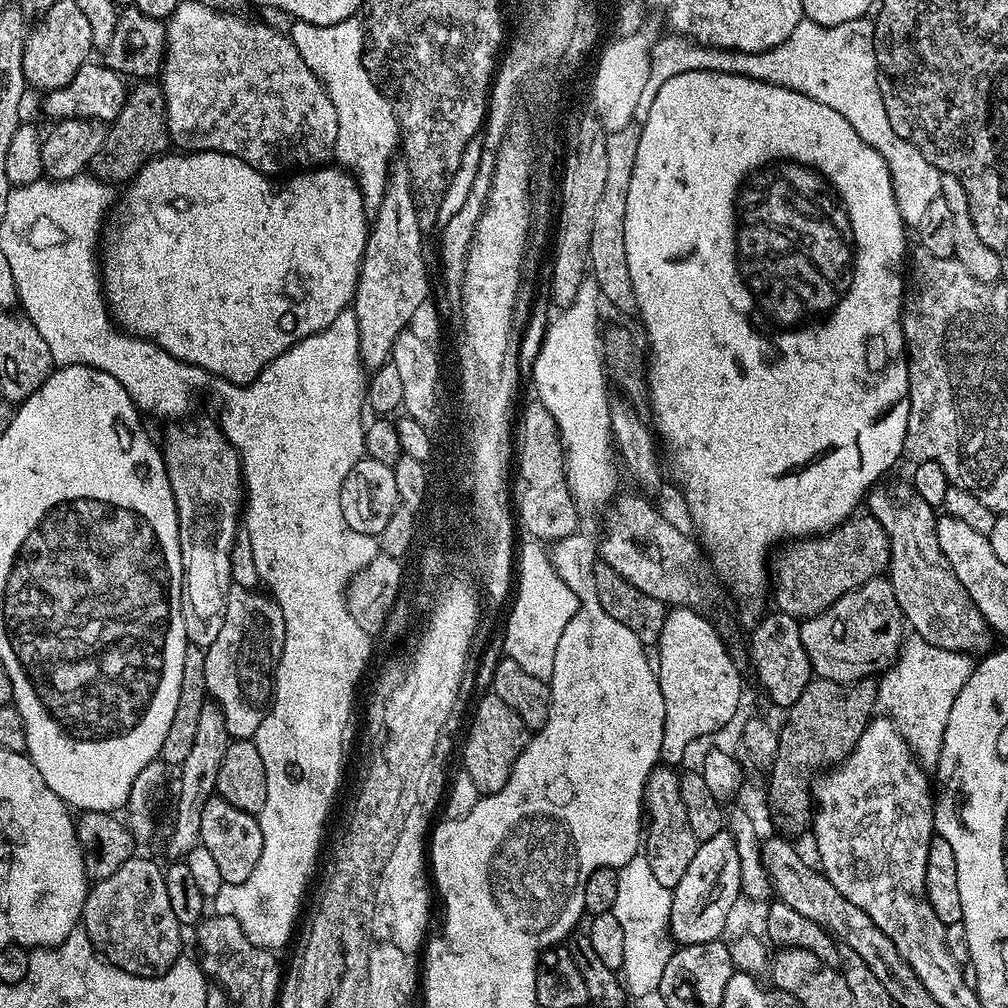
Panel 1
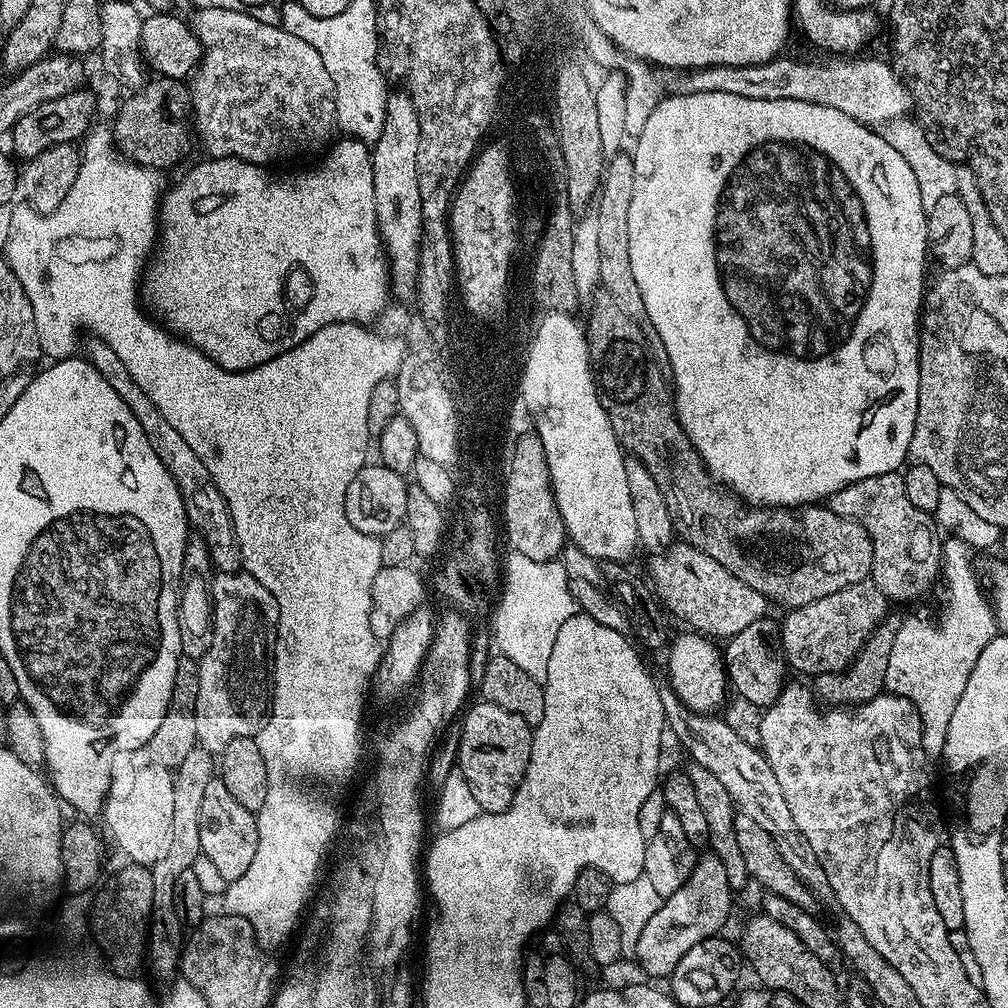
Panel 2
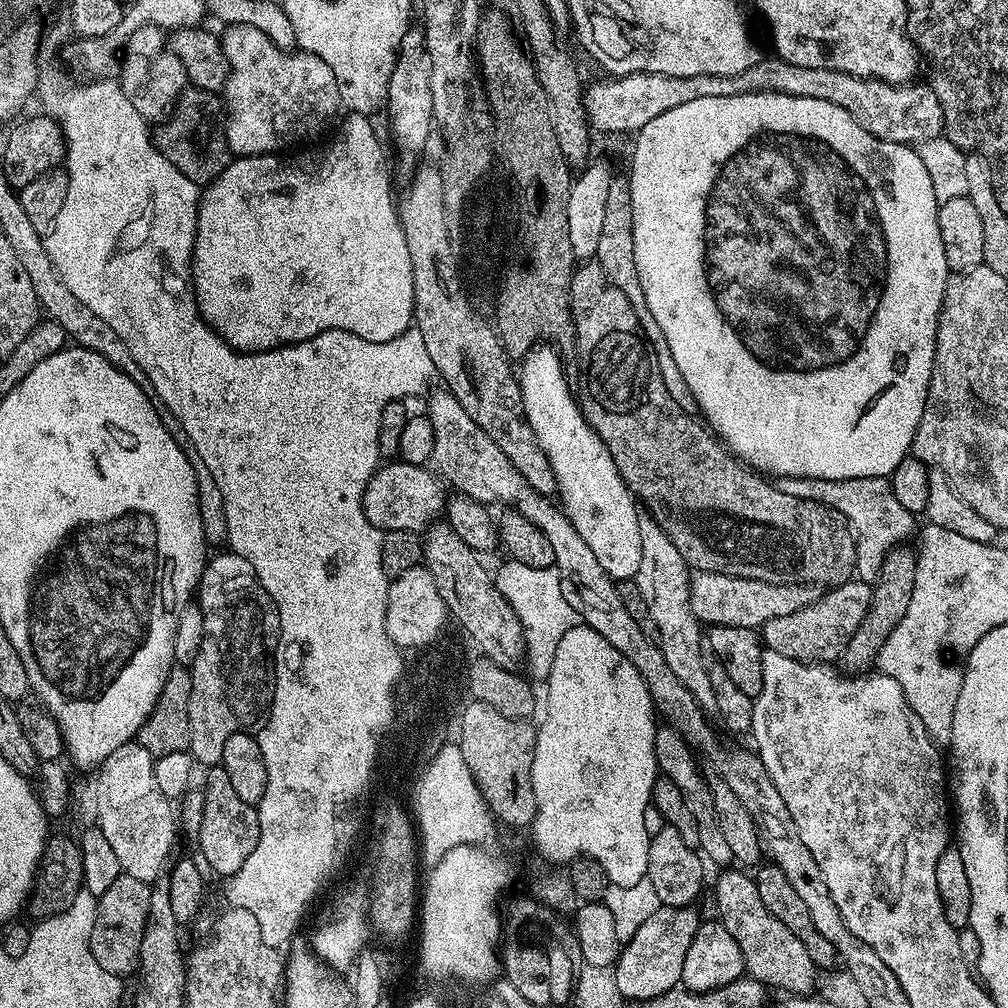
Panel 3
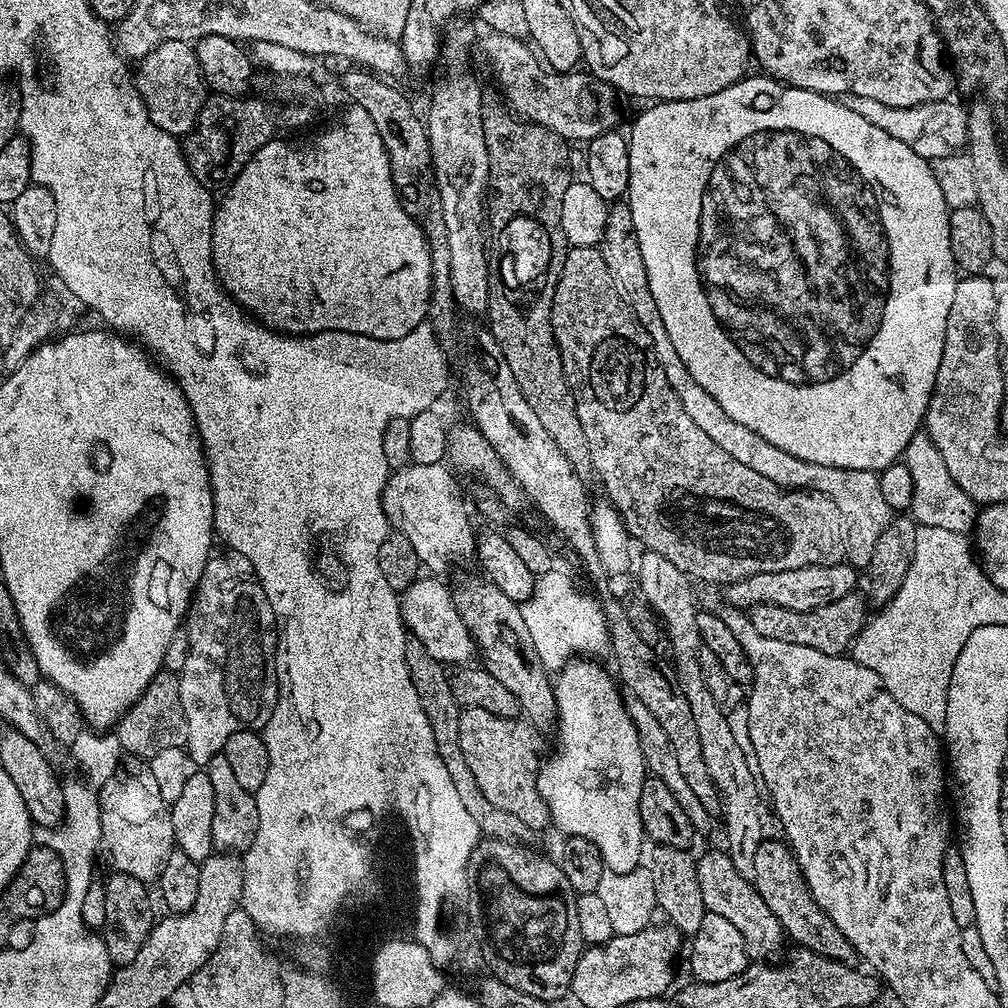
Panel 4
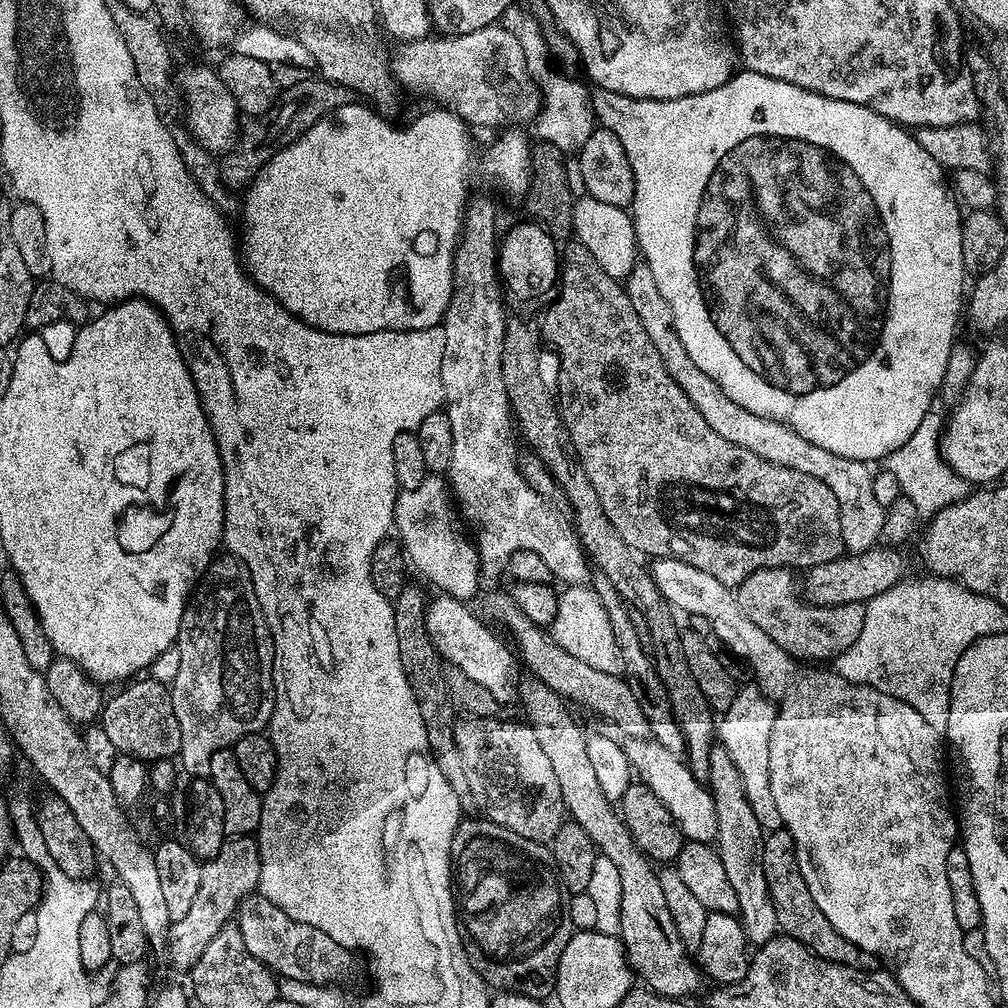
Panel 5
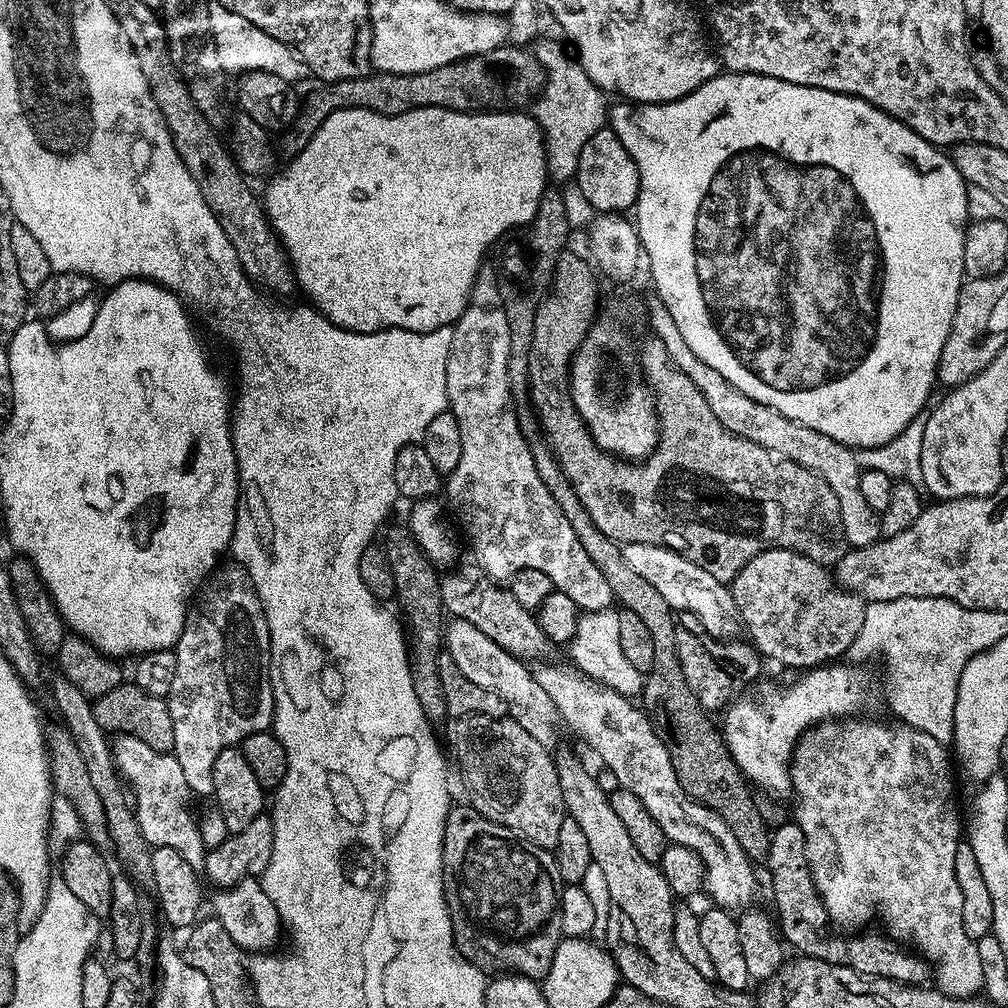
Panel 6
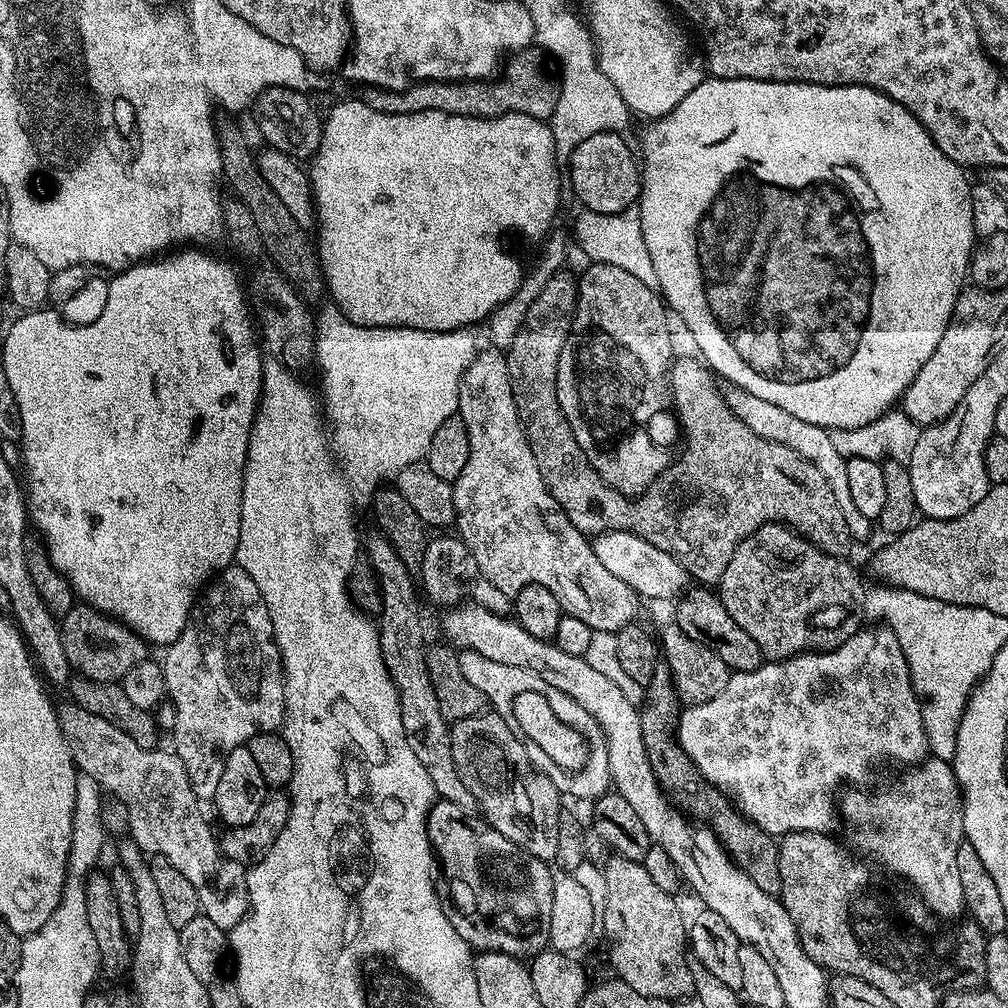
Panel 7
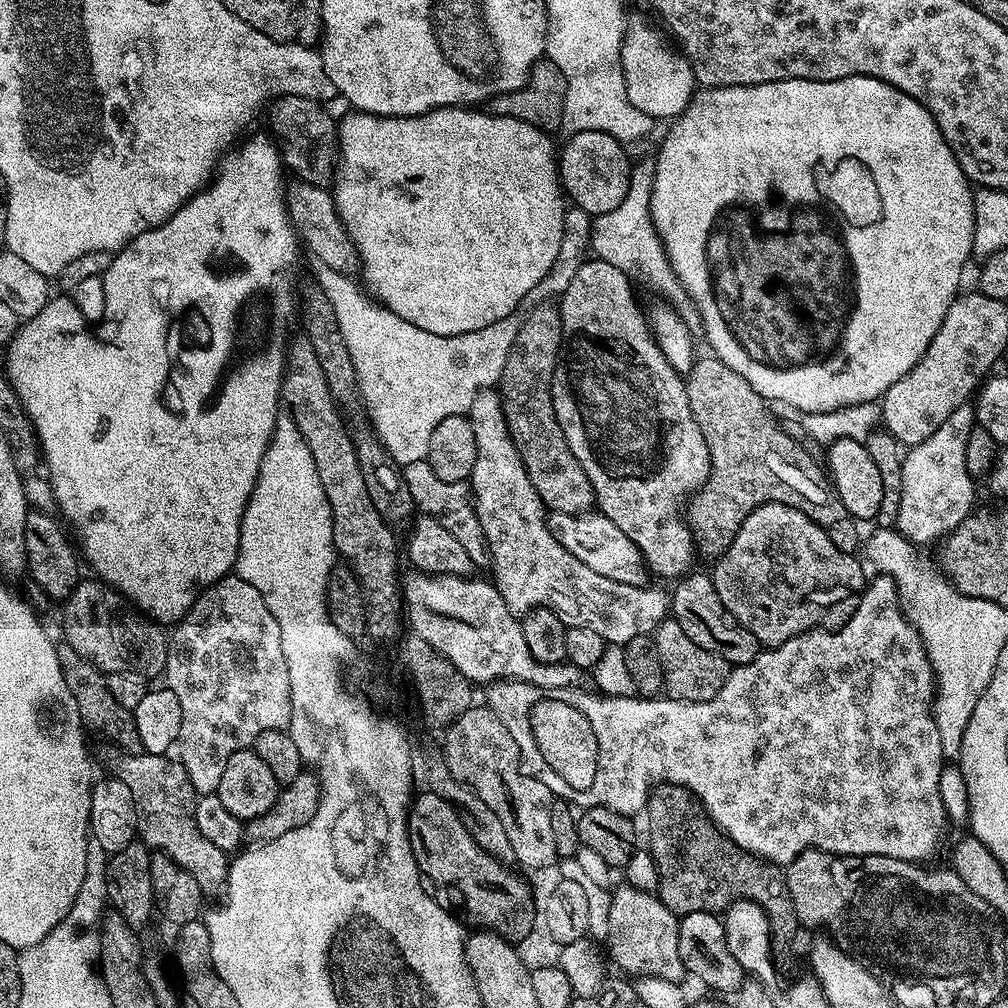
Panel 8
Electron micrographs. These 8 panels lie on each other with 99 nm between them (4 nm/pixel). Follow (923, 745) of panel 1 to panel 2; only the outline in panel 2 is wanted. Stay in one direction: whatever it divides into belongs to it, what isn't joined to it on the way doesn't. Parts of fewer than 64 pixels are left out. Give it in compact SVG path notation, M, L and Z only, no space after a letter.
M948 538L942 544L944 559L942 561L942 588L944 584L944 605L940 608L940 621L935 624L924 616L912 616L905 619L898 630L898 638L894 638L894 650L888 655L888 665L884 675L884 688L889 693L904 696L916 708L920 715L920 729L924 732L924 749L929 757L940 758L944 754L944 743L950 726L950 718L954 714L954 706L958 706L958 698L962 698L962 690L966 690L966 682L986 646L998 634L996 613L989 597L984 597L980 589L980 580L976 577L976 568L972 565L973 549L964 541Z

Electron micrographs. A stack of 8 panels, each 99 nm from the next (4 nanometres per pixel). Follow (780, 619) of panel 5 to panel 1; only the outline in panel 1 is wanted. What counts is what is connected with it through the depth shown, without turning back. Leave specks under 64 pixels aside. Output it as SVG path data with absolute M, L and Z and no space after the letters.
M877 578L848 591L818 615L807 617L800 624L800 637L819 679L853 684L867 679L875 668L887 669L897 659L904 628L906 632L906 621L894 599L892 583Z

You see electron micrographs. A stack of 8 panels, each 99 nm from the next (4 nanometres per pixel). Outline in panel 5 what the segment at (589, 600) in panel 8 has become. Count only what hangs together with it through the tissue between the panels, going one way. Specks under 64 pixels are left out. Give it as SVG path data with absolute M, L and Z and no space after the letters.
M488 200L467 201L464 218L462 221L462 231L460 233L460 242L456 245L456 257L454 258L454 278L452 279L452 297L448 303L448 309L442 321L446 346L442 350L442 390L444 391L443 411L448 413L450 418L450 430L454 434L454 458L450 458L450 466L446 473L447 483L450 485L450 491L458 505L458 512L465 521L472 523L471 535L474 537L474 543L477 552L480 554L483 567L496 568L507 565L508 559L518 550L534 550L546 566L550 566L553 577L557 581L561 580L564 586L584 586L590 580L590 562L586 557L583 549L580 547L580 540L577 539L576 533L569 521L552 505L553 501L547 496L538 494L527 482L524 475L520 472L518 456L516 460L516 440L514 435L514 418L511 409L508 407L508 395L506 394L506 382L502 382L502 350L504 349L504 298L502 295L502 281L500 279L500 269L498 267L498 232L496 236L496 208Z

